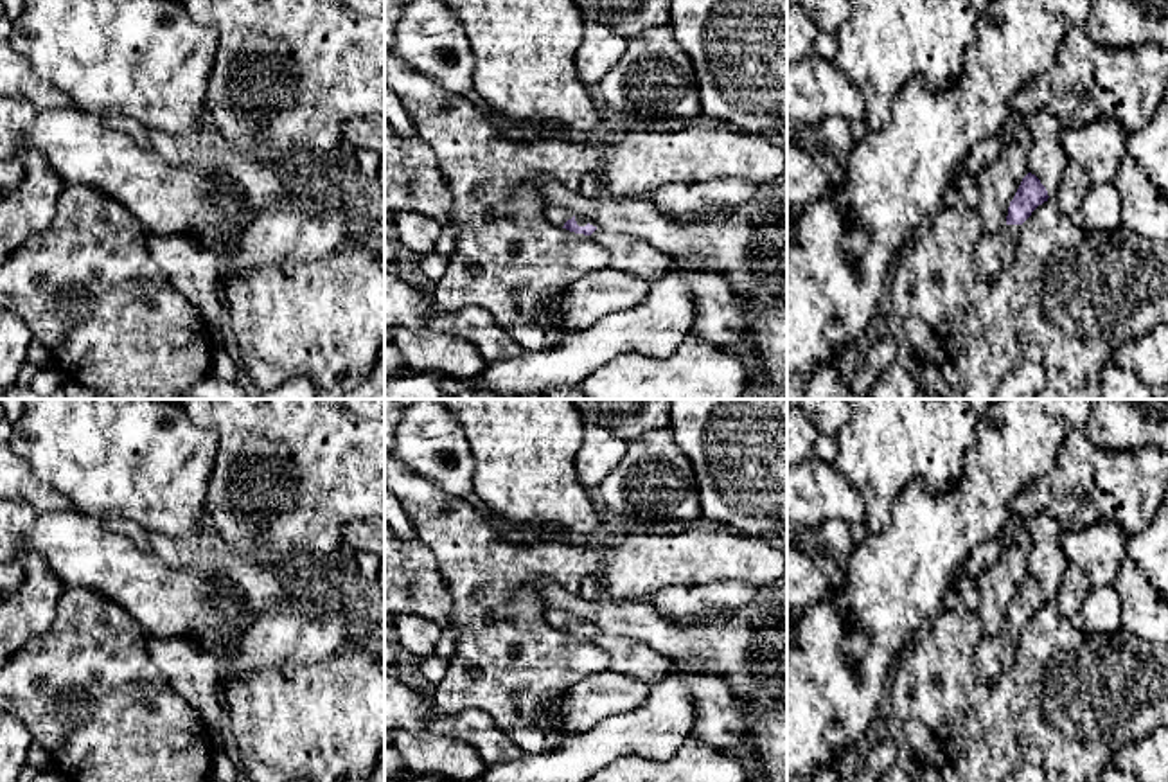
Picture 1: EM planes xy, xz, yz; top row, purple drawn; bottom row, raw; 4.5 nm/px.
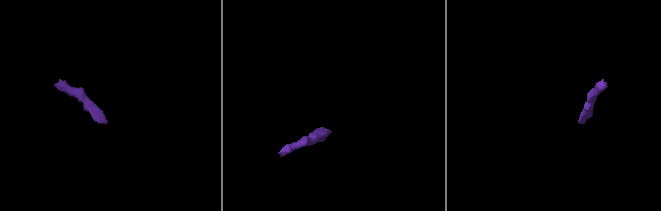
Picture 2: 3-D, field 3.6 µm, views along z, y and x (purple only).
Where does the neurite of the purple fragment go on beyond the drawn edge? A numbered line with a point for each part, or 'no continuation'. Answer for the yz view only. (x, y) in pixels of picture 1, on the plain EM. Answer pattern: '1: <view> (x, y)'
1: yz (994, 660)

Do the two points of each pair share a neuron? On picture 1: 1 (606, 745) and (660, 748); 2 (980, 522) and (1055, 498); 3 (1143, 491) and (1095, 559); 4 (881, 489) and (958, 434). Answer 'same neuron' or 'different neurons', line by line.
1: same neuron
2: different neurons
3: different neurons
4: same neuron

